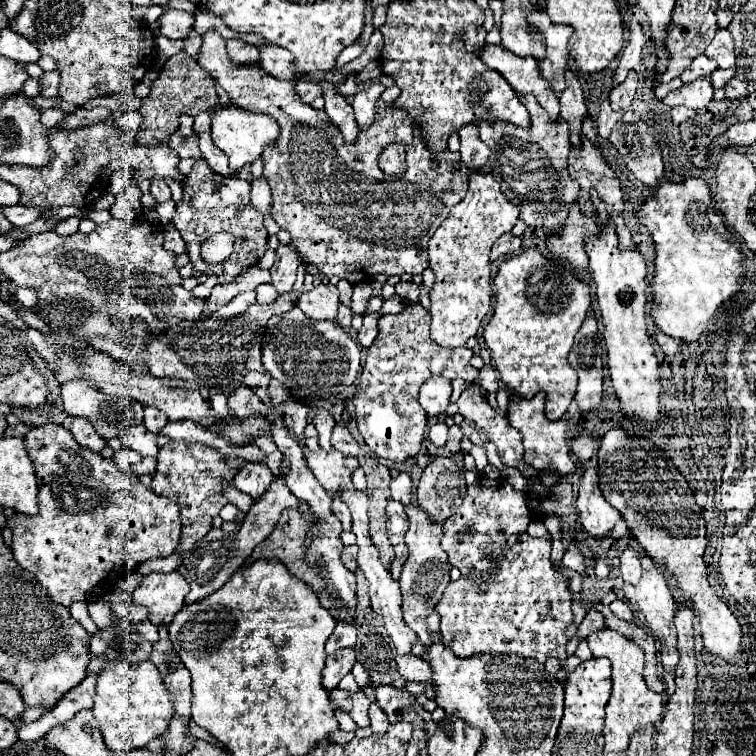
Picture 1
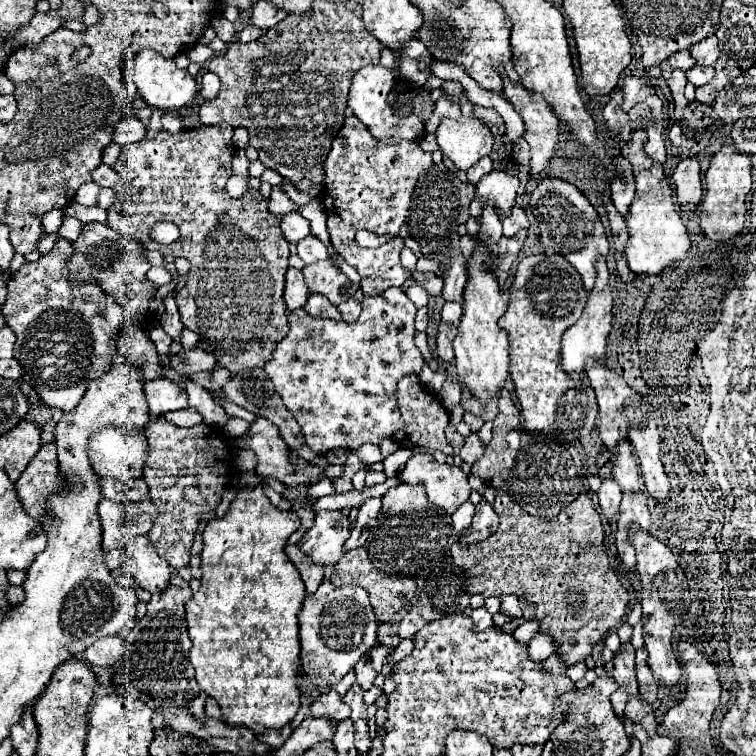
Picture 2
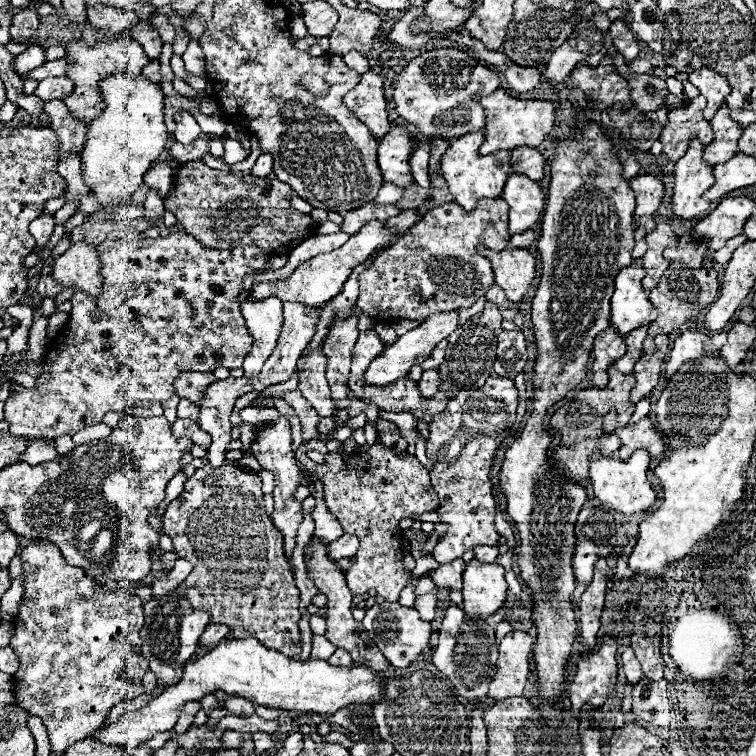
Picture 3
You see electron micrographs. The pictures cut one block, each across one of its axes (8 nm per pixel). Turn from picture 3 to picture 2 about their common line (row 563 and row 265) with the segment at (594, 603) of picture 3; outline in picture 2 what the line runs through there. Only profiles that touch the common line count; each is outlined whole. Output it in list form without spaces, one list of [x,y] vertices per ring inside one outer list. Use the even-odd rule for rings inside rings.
[[[600,258],[596,262],[596,272],[598,272],[598,278],[588,296],[582,316],[562,336],[562,368],[566,374],[584,374],[584,366],[586,366],[588,358],[602,360],[606,354],[606,340],[608,340],[608,334],[612,328],[612,294],[610,294],[610,286],[608,286],[608,268],[606,268],[604,258]]]

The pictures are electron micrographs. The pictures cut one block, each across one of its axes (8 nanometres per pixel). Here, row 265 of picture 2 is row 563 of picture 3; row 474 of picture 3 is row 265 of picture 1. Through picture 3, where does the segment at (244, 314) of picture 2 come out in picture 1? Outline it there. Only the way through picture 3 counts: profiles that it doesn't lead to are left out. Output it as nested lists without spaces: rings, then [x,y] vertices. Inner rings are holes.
[[[196,160],[192,172],[184,178],[182,190],[184,190],[182,200],[176,204],[176,214],[172,218],[172,224],[186,242],[186,254],[194,270],[206,276],[216,274],[218,282],[224,284],[238,278],[244,270],[258,266],[260,258],[268,250],[266,244],[268,232],[262,226],[262,214],[250,206],[250,182],[220,176],[212,172],[204,160]],[[216,232],[230,232],[234,236],[234,252],[222,264],[212,266],[200,258],[200,244]]]

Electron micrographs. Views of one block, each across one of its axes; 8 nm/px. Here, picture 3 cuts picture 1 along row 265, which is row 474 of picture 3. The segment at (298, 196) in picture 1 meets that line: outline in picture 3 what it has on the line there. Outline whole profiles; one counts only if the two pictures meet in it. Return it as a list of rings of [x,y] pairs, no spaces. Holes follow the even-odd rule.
[[[376,442],[372,446],[360,446],[358,452],[344,452],[340,446],[338,450],[328,452],[324,456],[324,464],[316,464],[314,460],[310,460],[302,448],[298,448],[296,458],[302,464],[304,474],[314,474],[316,480],[322,482],[324,500],[328,504],[328,510],[342,524],[342,530],[346,534],[354,534],[360,538],[360,548],[352,556],[350,568],[346,570],[346,584],[348,584],[350,592],[356,596],[356,594],[366,594],[368,590],[376,588],[376,592],[386,602],[398,602],[398,596],[410,578],[410,572],[404,570],[404,566],[402,566],[402,540],[404,538],[402,538],[402,530],[400,530],[398,522],[412,514],[422,516],[426,512],[434,512],[434,510],[438,510],[438,504],[440,504],[438,494],[434,492],[434,488],[430,484],[428,470],[420,464],[420,460],[416,456],[410,456],[408,452],[398,456],[394,452],[394,446],[388,448],[380,442]]]

